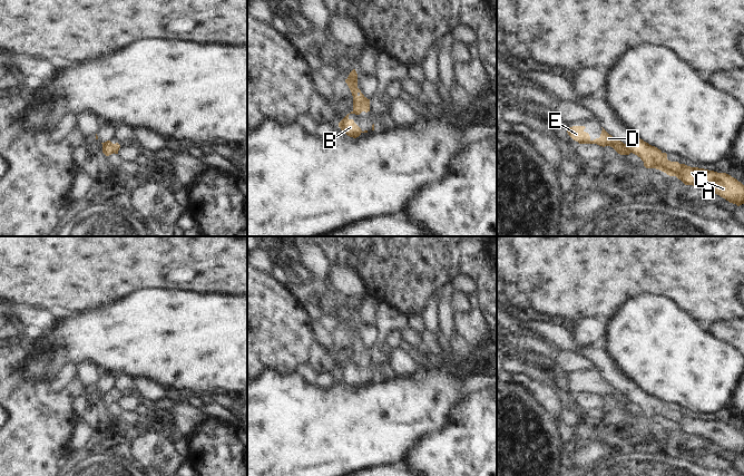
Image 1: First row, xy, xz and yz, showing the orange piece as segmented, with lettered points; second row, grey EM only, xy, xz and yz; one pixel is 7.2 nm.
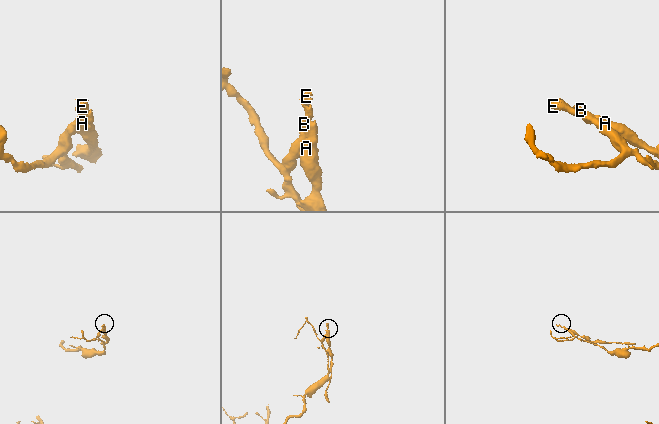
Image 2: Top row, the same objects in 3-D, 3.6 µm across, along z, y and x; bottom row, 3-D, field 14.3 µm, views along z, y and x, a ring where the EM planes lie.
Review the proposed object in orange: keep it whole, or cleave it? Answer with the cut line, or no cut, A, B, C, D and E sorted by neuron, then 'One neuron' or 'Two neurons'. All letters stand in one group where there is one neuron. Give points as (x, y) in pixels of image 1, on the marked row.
Split along yz (681, 164), (681, 170), (675, 175). Groups: A C D E / B. Two neurons.

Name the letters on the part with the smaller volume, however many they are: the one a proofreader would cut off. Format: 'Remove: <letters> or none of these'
Remove: A, C, D, E

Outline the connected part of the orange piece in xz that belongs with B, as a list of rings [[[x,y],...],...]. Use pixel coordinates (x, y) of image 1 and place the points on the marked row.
[[[347,114],[340,123],[339,127],[341,130],[350,137],[356,138],[361,135],[361,128],[354,123],[353,119],[349,118]]]

